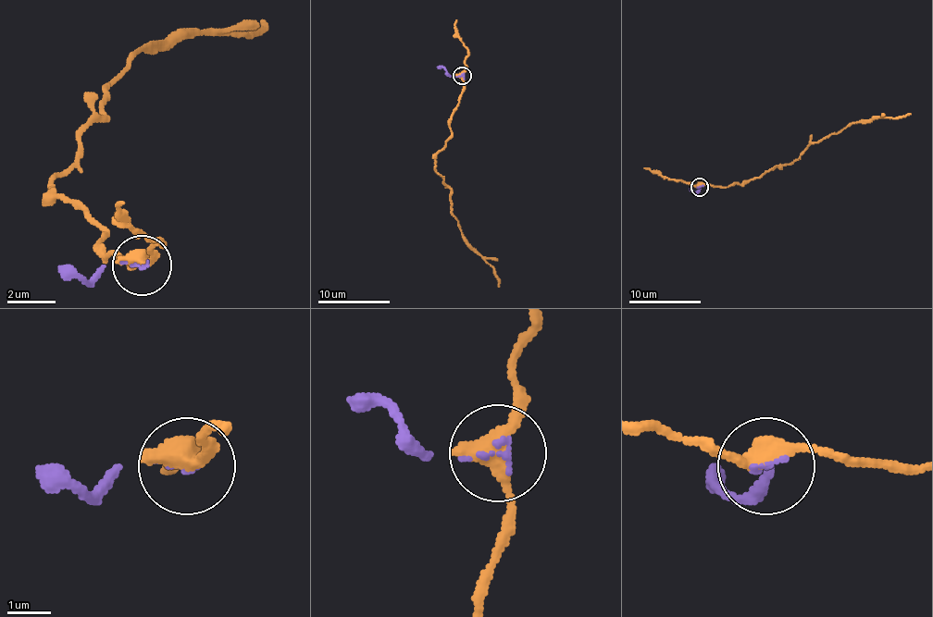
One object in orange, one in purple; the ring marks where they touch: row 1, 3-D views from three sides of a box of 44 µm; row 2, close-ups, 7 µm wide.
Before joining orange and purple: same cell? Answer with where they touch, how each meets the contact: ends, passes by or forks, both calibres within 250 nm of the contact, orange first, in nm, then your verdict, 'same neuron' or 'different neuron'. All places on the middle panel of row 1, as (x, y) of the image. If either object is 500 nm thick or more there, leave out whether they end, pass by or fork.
at (462, 76); orange passes by; purple ends there; 460 nm thick on the orange side, 130 nm on the other; same neuron

